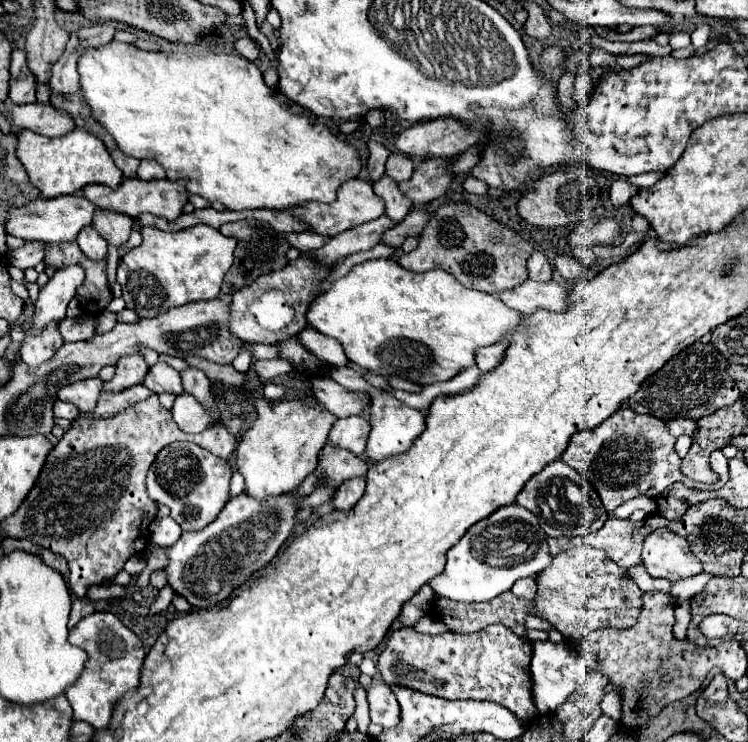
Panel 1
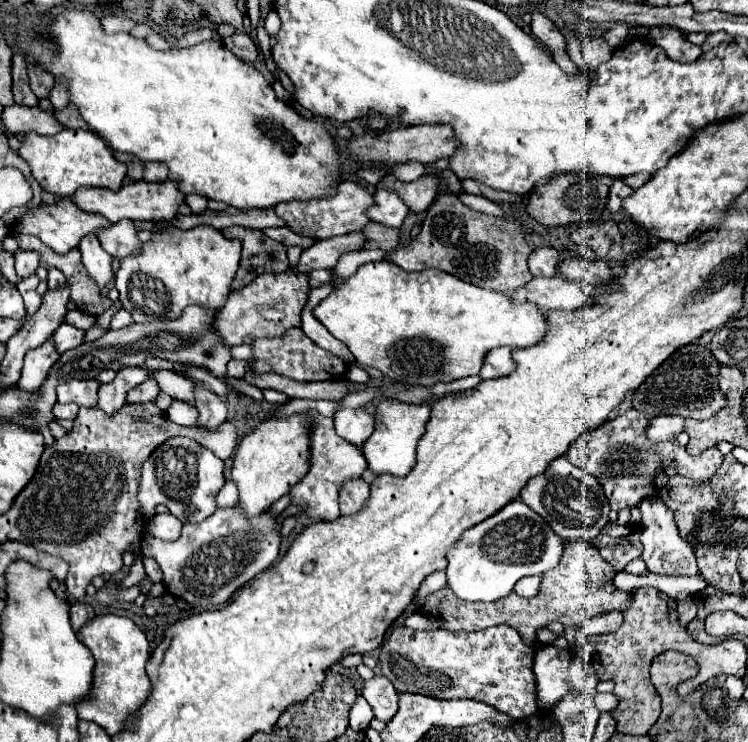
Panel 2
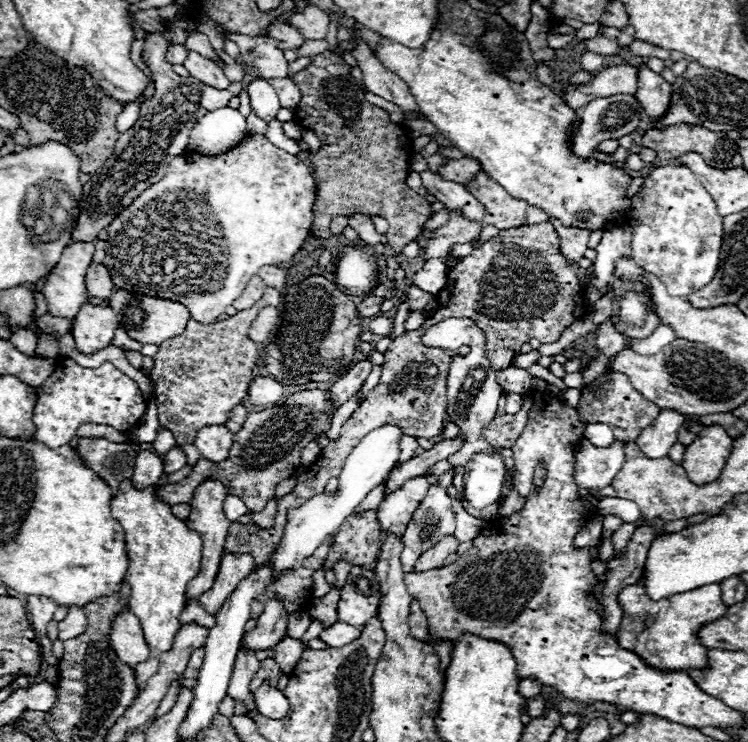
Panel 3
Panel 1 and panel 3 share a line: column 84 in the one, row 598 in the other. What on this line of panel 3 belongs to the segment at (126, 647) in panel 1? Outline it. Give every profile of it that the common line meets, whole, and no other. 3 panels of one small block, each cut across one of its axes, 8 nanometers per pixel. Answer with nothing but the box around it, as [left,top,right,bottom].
[616,580,726,670]

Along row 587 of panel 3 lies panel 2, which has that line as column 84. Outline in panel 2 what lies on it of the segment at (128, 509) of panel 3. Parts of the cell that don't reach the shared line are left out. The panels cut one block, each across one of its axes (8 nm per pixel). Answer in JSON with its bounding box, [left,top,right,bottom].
[18,128,126,198]

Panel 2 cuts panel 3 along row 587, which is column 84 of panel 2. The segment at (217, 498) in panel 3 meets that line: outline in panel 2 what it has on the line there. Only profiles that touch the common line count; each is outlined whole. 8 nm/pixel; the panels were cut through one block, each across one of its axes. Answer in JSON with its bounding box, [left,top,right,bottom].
[70,180,184,222]

